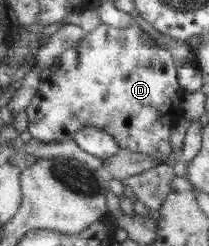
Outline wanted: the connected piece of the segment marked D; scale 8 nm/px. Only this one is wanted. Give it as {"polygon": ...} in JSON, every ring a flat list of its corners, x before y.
{"polygon":[[102,23,88,33,77,48,71,48,61,54,60,60,59,68,52,68,48,76,42,77,38,93,25,111,27,130,32,137,41,142,57,142,73,138,77,129,94,125,114,135,122,149,143,152,161,162,168,162,172,154,170,132,180,120,180,112,176,110,170,96,180,96,180,92,184,92,184,89,180,88,174,58,168,49,160,46,140,24,117,28]]}

